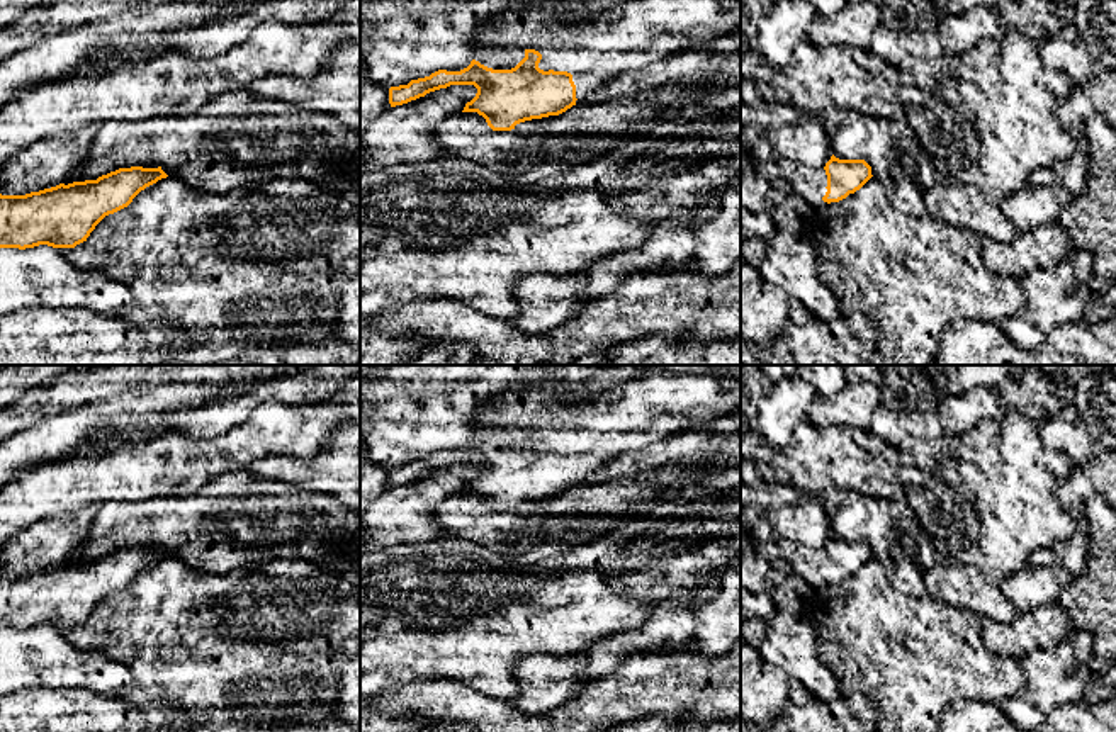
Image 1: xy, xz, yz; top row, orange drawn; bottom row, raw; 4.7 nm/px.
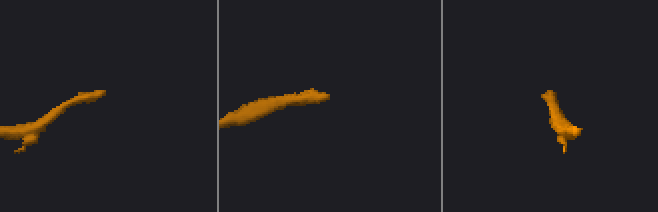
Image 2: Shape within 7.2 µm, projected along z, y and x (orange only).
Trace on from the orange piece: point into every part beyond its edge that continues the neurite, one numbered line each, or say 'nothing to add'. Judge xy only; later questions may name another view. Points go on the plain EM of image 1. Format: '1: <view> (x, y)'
nothing to add

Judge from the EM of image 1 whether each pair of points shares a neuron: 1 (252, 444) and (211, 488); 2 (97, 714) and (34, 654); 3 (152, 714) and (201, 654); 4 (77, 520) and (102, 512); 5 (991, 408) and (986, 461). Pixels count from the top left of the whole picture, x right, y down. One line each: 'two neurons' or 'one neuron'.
1: two neurons
2: two neurons
3: two neurons
4: two neurons
5: two neurons

